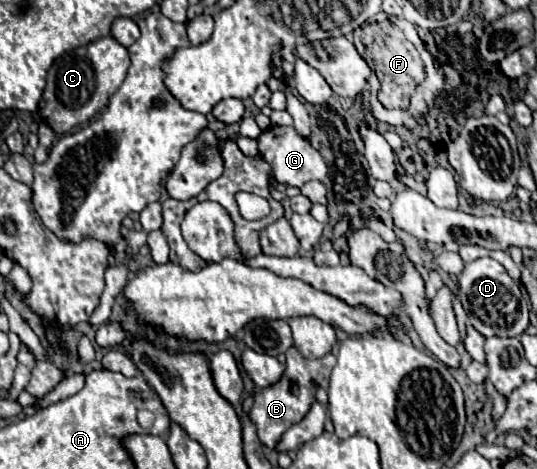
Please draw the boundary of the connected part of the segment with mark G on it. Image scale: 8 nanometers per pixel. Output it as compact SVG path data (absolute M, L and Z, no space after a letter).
M273 125L265 131L261 131L257 143L259 143L259 153L271 163L275 179L279 183L287 183L289 187L303 187L307 181L325 181L327 163L311 147L311 143L307 143L301 135L297 135L297 131L293 127Z

